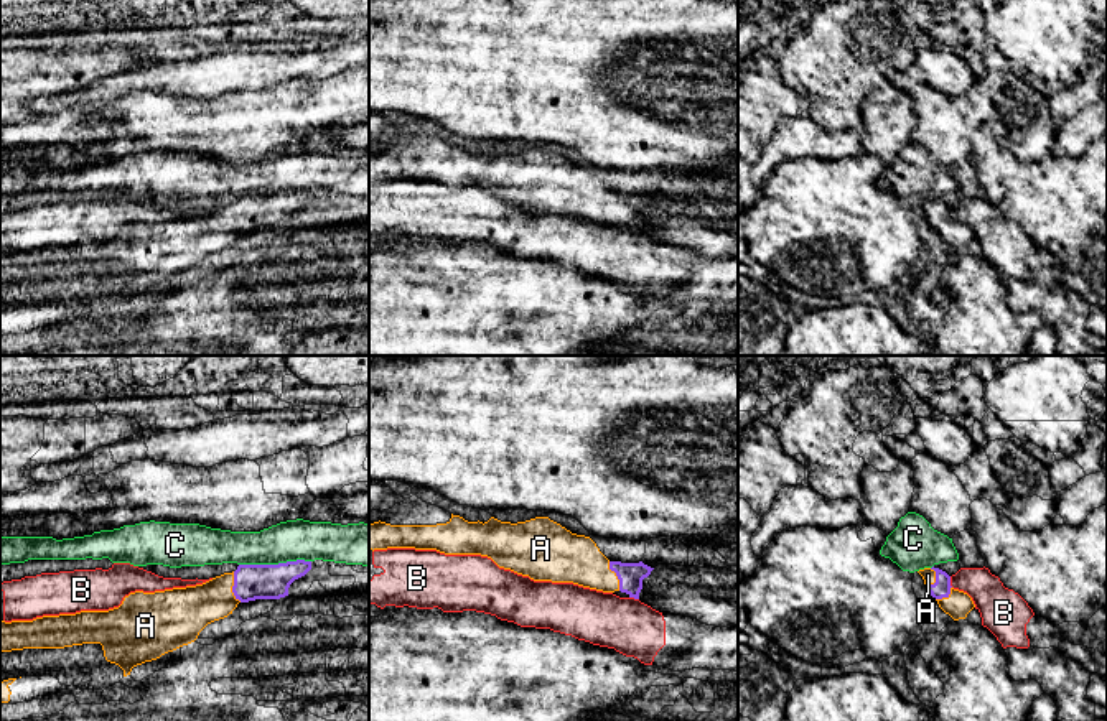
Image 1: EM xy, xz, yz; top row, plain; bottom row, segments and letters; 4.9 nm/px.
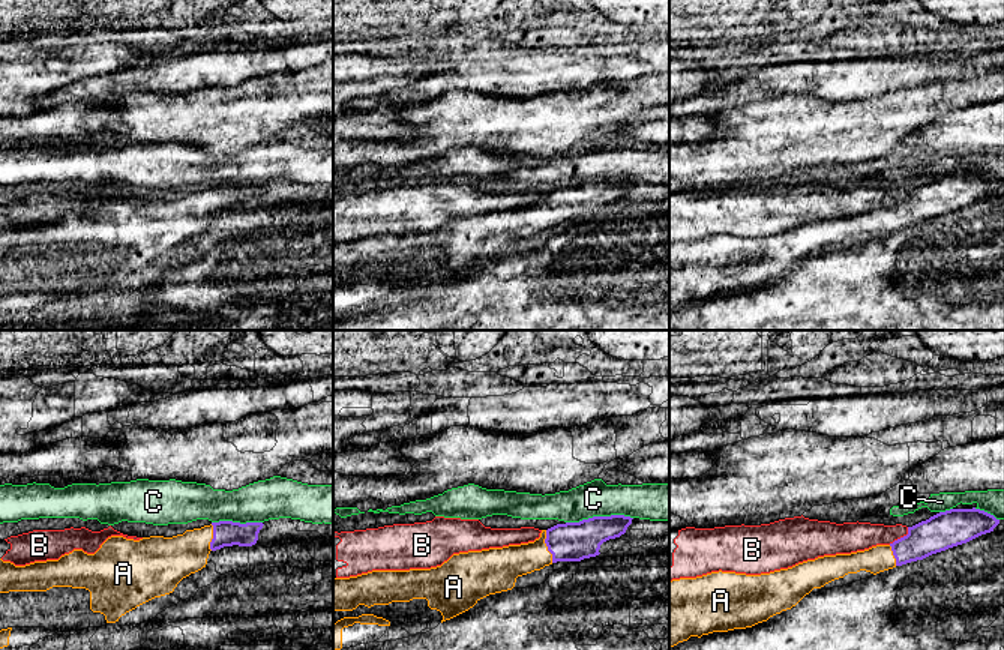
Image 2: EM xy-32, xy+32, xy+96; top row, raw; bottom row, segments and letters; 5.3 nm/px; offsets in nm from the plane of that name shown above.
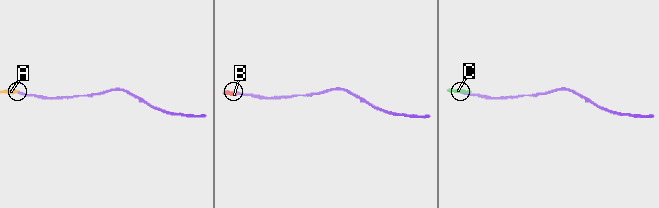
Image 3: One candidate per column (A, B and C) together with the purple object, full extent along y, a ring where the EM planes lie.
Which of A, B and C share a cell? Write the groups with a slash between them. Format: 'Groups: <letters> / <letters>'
Groups: A / B / C

